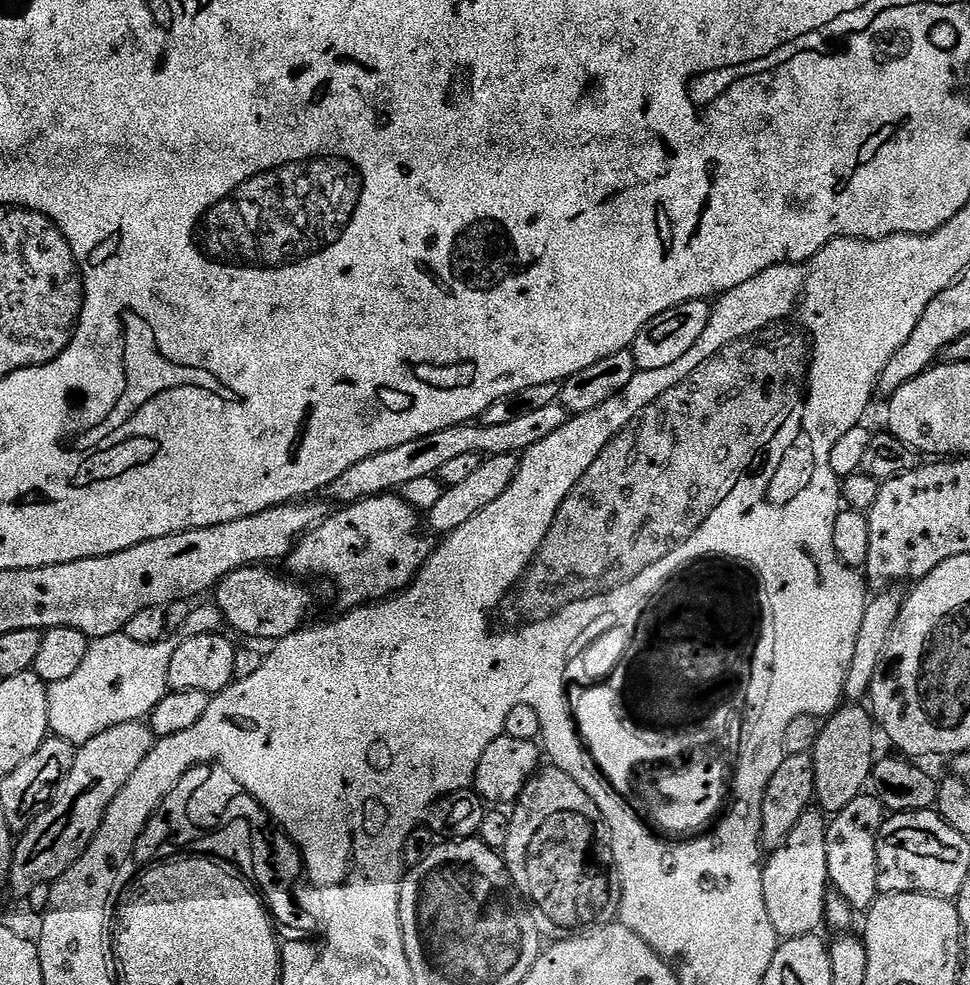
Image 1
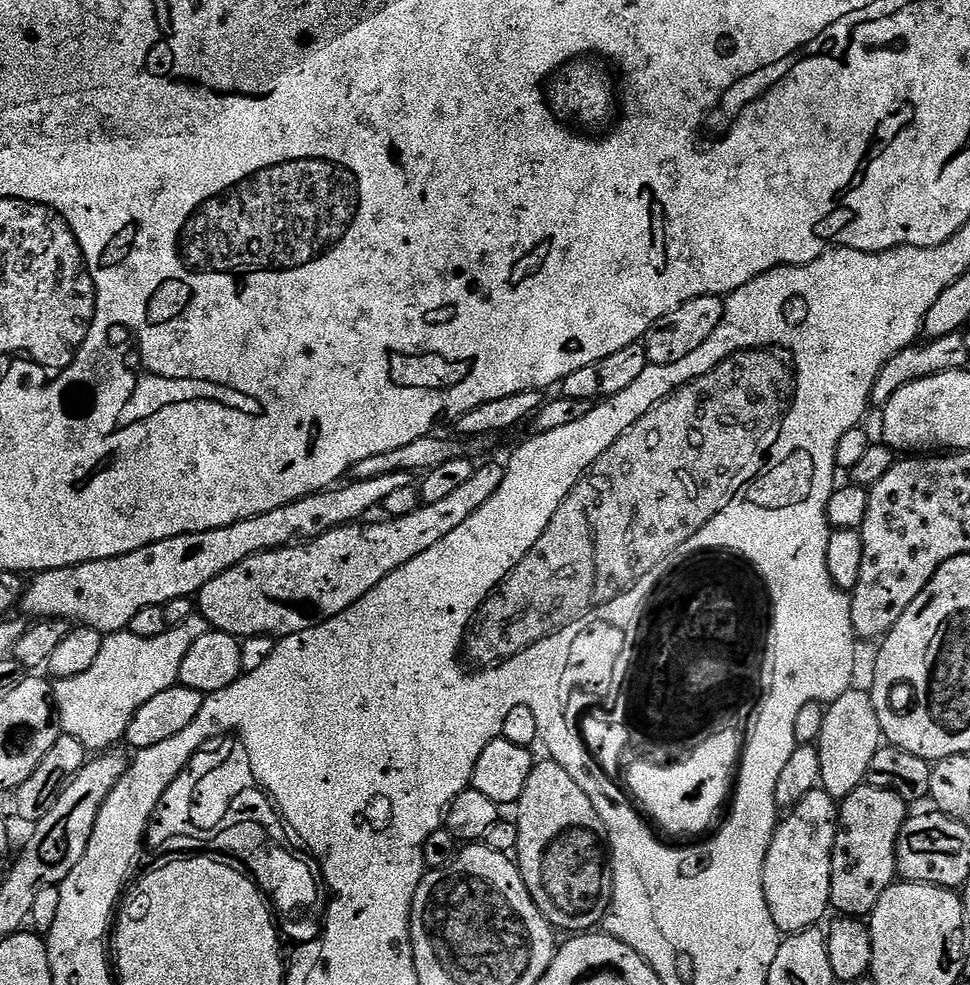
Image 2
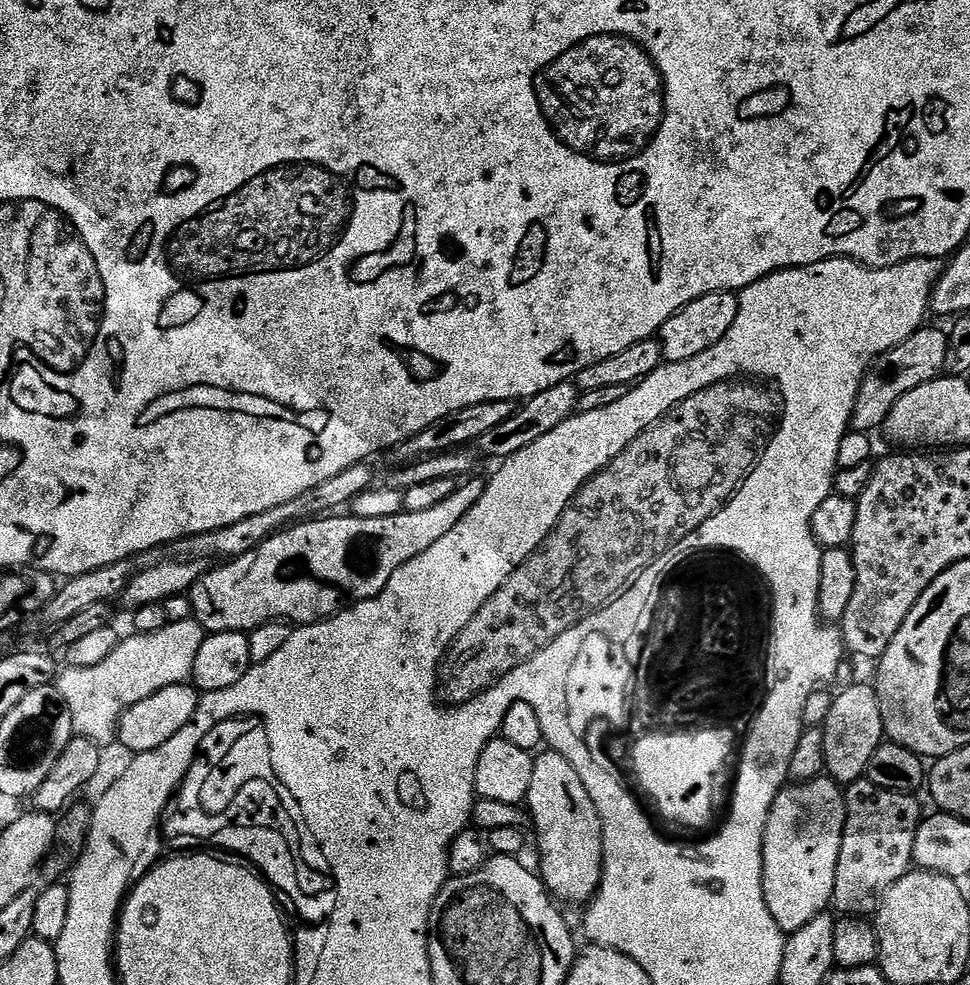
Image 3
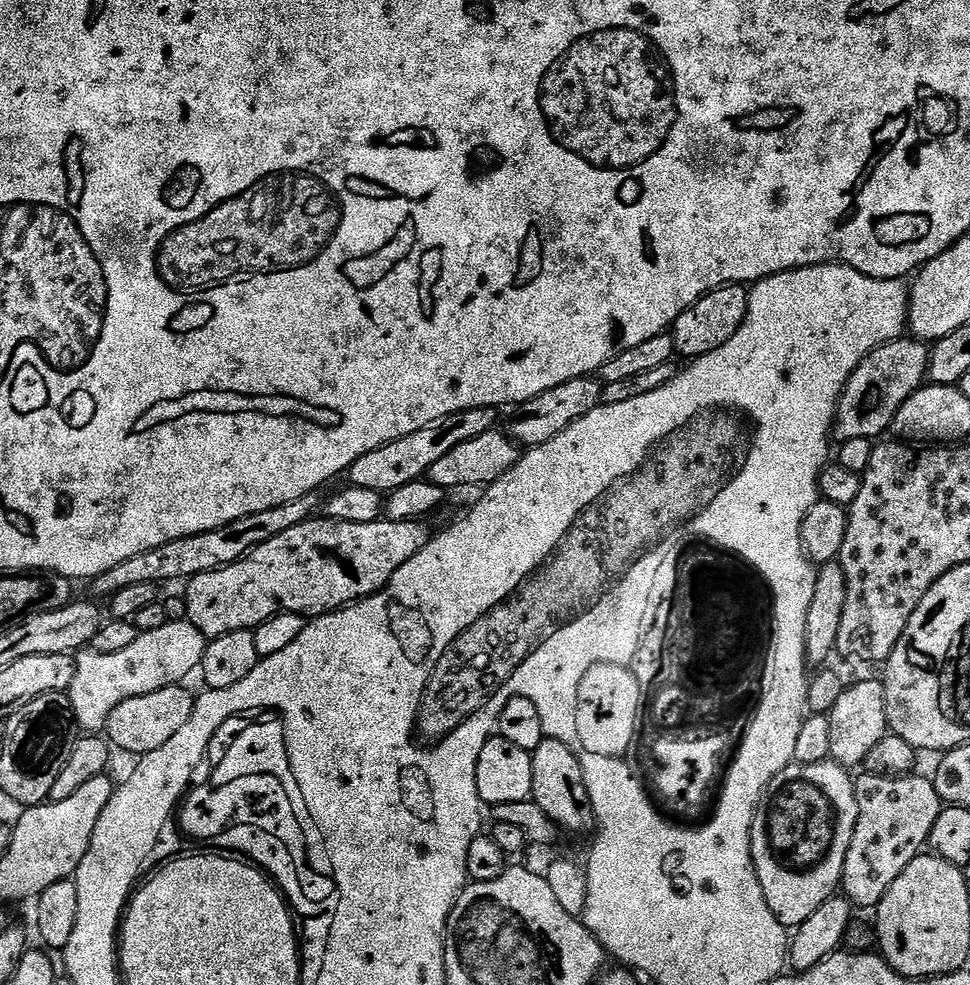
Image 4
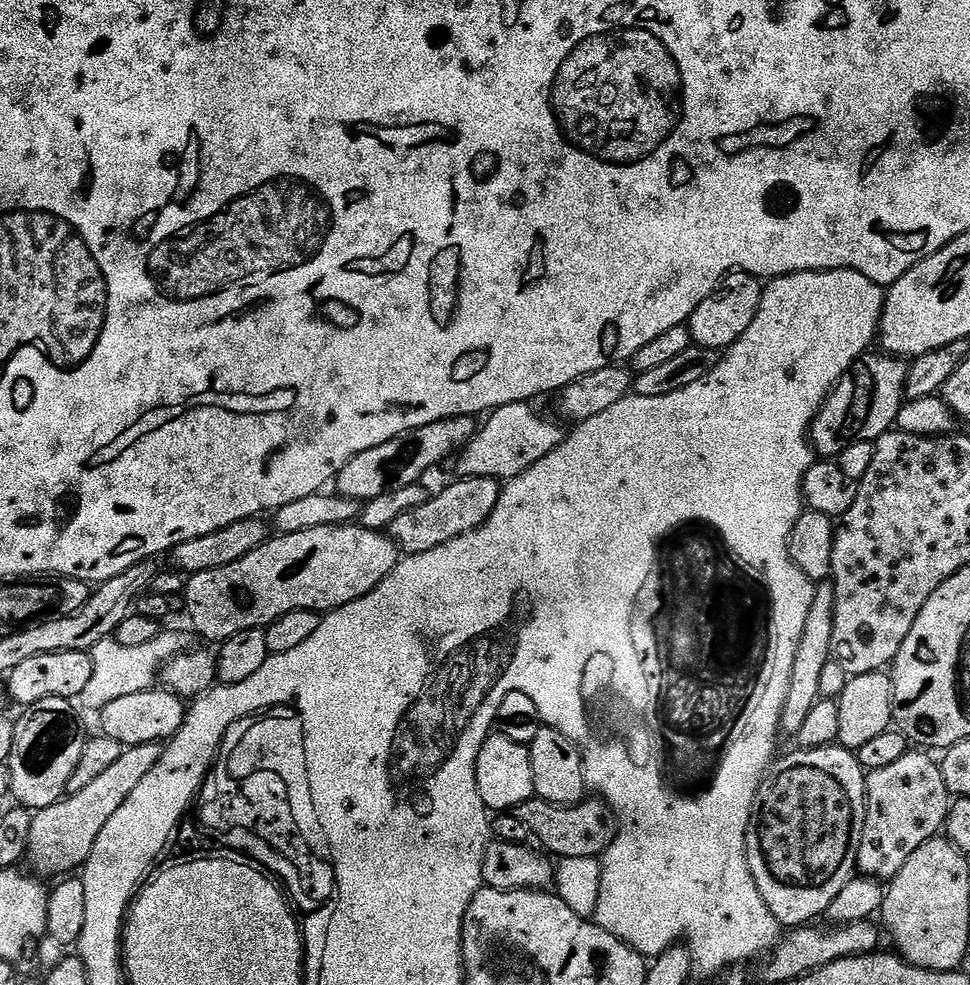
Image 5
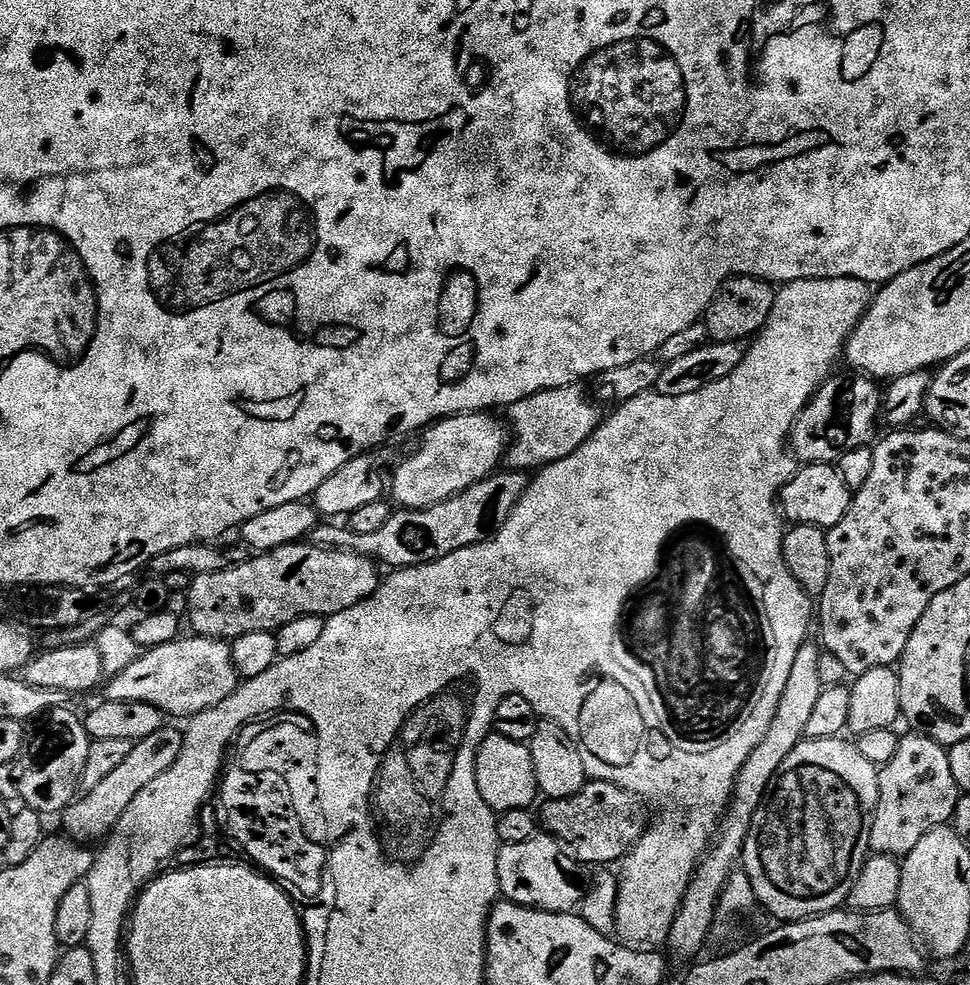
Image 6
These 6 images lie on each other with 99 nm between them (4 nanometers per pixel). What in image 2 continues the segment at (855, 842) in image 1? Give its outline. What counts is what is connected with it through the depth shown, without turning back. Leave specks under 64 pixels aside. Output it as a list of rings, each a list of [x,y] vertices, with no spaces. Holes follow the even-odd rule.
[[[867,782],[858,785],[845,800],[839,801],[840,817],[836,823],[834,850],[830,862],[830,905],[842,916],[857,918],[871,917],[874,906],[878,906],[878,898],[886,894],[886,890],[897,879],[896,843],[900,837],[902,826],[910,815],[909,801],[898,798],[890,790],[882,790]]]

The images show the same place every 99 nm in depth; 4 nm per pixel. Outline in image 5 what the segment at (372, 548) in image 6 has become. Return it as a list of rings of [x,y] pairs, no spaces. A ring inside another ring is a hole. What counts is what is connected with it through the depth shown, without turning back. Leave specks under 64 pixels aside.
[[[456,478],[449,488],[440,493],[429,495],[428,501],[414,510],[406,510],[406,514],[398,514],[394,522],[386,530],[392,537],[401,553],[413,556],[426,554],[426,550],[434,550],[434,546],[442,546],[462,534],[470,534],[478,526],[482,526],[494,514],[500,501],[502,484],[490,478]]]

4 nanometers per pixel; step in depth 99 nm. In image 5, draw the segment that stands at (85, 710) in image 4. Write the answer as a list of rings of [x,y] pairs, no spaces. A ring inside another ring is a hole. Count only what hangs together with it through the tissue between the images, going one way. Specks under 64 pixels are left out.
[[[161,631],[150,642],[143,646],[122,646],[114,638],[98,642],[92,647],[92,666],[90,682],[86,682],[86,688],[82,690],[79,699],[88,708],[99,710],[110,706],[117,698],[126,698],[126,694],[138,694],[149,691],[152,684],[157,683],[162,669],[168,661],[174,659],[185,651],[186,644],[176,632]]]

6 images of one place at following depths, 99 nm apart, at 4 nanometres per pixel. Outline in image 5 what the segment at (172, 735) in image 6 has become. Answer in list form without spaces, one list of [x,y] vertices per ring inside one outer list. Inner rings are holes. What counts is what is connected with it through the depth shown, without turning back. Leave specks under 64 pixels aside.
[[[143,744],[137,748],[125,748],[122,758],[118,758],[118,762],[110,766],[110,770],[105,770],[98,778],[94,778],[94,782],[90,782],[86,790],[78,790],[76,796],[65,795],[64,799],[59,800],[54,806],[39,809],[32,817],[32,825],[28,828],[26,837],[26,864],[27,860],[29,864],[27,867],[44,878],[49,878],[48,876],[60,878],[65,874],[75,873],[72,872],[75,868],[76,871],[83,869],[94,850],[94,842],[98,840],[98,834],[102,834],[102,826],[106,826],[106,822],[114,818],[114,810],[118,810],[122,802],[126,802],[134,786],[138,786],[138,782],[142,782],[142,778],[146,778],[146,774],[160,761],[161,751],[160,744]]]

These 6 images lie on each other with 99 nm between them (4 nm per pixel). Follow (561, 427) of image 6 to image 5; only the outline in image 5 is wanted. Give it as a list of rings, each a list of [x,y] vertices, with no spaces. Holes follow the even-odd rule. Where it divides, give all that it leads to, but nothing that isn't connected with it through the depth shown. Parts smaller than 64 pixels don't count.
[[[531,403],[507,404],[495,409],[483,421],[482,427],[472,437],[469,444],[465,444],[458,453],[456,468],[461,477],[490,478],[507,482],[518,474],[530,470],[534,462],[542,462],[546,454],[557,448],[563,442],[566,432],[555,419],[547,420],[538,409],[532,408]]]

